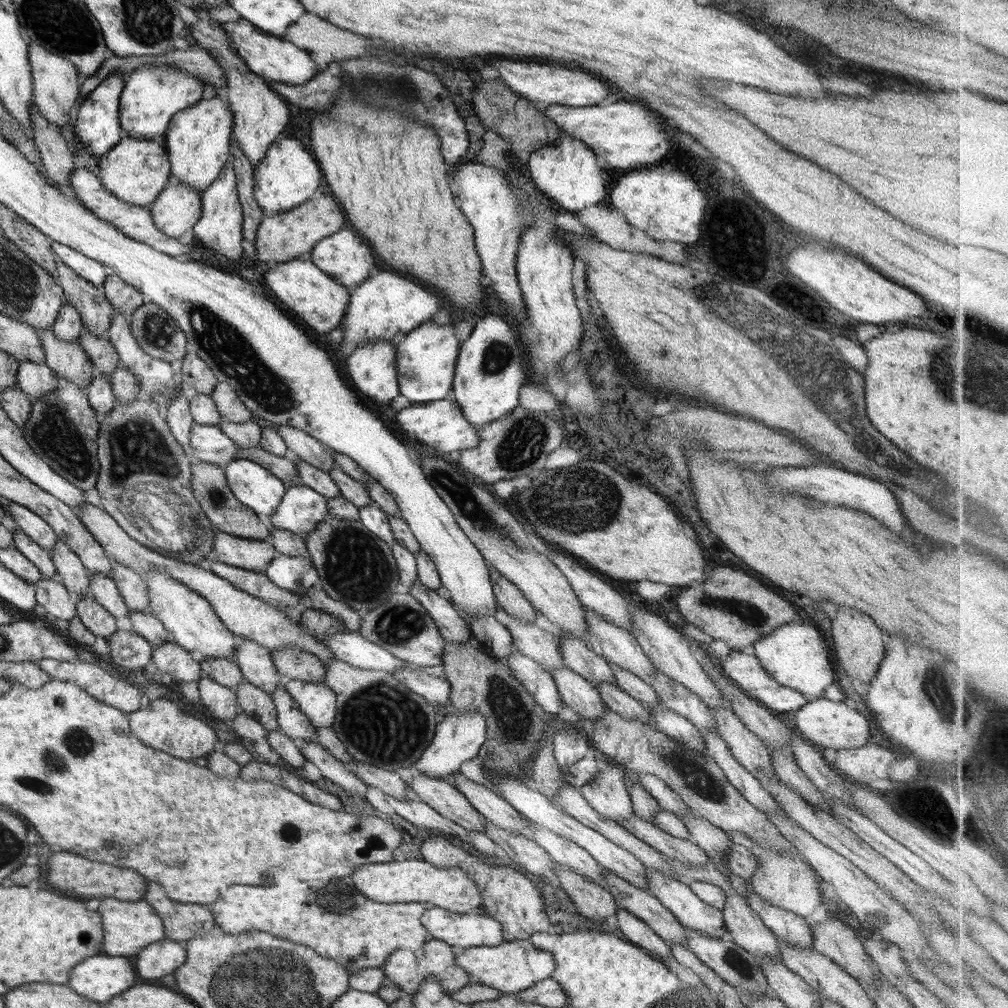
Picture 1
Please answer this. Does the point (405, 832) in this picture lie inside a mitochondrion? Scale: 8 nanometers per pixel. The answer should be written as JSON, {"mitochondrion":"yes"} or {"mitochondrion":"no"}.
{"mitochondrion":"no"}

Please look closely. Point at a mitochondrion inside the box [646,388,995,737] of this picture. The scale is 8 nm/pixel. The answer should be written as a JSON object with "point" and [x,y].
{"point":[934,683]}

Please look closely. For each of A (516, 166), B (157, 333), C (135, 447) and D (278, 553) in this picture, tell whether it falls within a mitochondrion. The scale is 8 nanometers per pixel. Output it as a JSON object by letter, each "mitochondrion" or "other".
{"A":"other","B":"mitochondrion","C":"mitochondrion","D":"other"}

